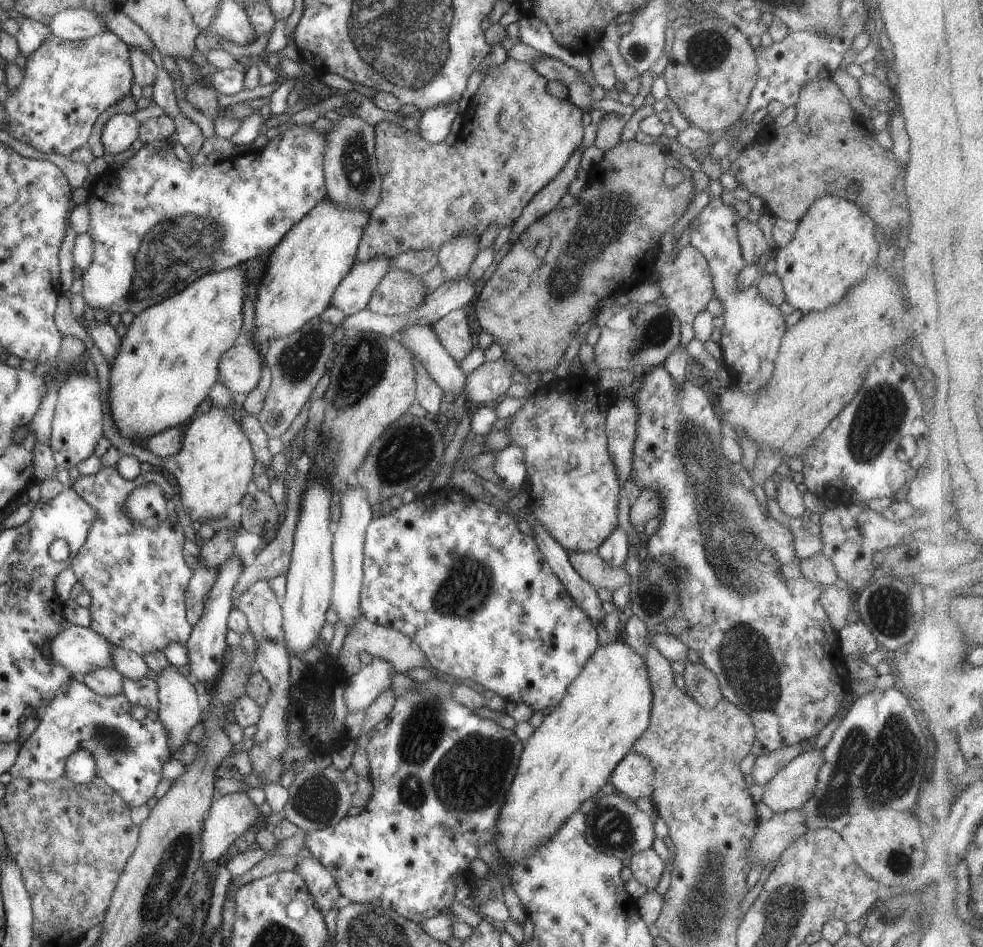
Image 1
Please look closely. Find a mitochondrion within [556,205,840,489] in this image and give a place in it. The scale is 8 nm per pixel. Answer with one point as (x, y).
(657, 331)

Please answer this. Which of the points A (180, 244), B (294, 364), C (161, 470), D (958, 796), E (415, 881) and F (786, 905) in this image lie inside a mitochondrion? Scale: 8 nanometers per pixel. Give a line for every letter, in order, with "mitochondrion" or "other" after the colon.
A: mitochondrion
B: mitochondrion
C: other
D: other
E: other
F: mitochondrion

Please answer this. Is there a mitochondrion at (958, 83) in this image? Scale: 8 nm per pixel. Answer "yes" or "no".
no

